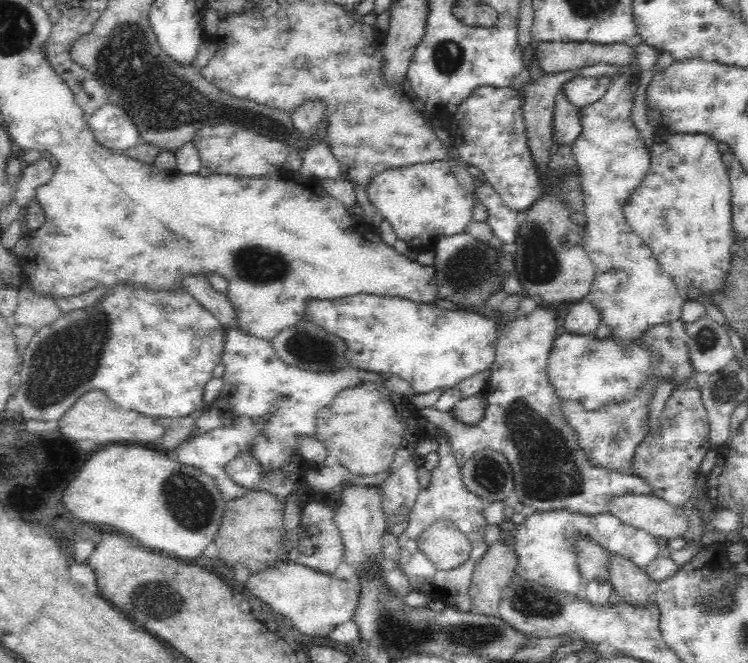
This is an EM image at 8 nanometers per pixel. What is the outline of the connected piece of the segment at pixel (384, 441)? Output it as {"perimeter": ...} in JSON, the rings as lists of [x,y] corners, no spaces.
{"perimeter":[[[370,378],[362,386],[342,390],[334,402],[318,410],[314,438],[324,444],[328,456],[336,456],[340,466],[356,474],[360,482],[370,482],[374,474],[388,472],[396,452],[402,446],[406,428],[408,426],[400,416],[400,406],[392,400],[392,392],[378,380]]]}

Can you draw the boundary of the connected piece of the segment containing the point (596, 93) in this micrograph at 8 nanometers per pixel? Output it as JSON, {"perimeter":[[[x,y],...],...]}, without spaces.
{"perimeter":[[[576,76],[574,80],[562,86],[562,94],[570,102],[570,106],[576,106],[578,110],[582,110],[584,106],[592,106],[594,102],[600,102],[608,92],[610,82],[612,82],[610,76],[600,76],[600,78]]]}

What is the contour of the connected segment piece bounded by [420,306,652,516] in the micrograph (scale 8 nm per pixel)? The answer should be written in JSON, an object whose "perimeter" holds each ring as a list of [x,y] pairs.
{"perimeter":[[[538,306],[532,314],[498,328],[496,360],[490,368],[488,384],[482,388],[486,410],[478,424],[466,426],[456,416],[450,416],[450,412],[440,412],[430,406],[420,410],[420,416],[450,434],[448,444],[460,468],[482,448],[504,454],[514,472],[514,492],[526,510],[568,510],[590,516],[608,514],[608,500],[612,496],[652,494],[652,488],[640,476],[620,474],[588,462],[574,430],[562,416],[560,396],[548,382],[548,358],[556,338],[556,320],[554,310]]]}

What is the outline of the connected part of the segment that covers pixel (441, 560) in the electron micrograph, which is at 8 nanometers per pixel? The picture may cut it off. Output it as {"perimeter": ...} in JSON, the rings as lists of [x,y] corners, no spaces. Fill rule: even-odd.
{"perimeter":[[[440,518],[420,532],[418,548],[424,552],[436,570],[460,568],[468,562],[472,544],[468,536],[448,518]]]}

